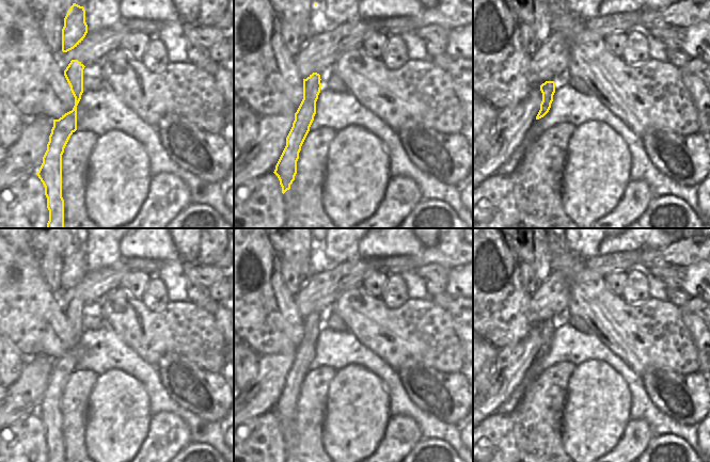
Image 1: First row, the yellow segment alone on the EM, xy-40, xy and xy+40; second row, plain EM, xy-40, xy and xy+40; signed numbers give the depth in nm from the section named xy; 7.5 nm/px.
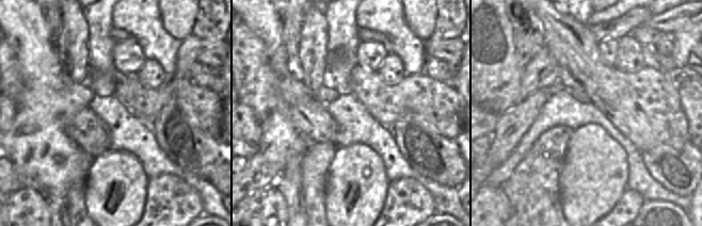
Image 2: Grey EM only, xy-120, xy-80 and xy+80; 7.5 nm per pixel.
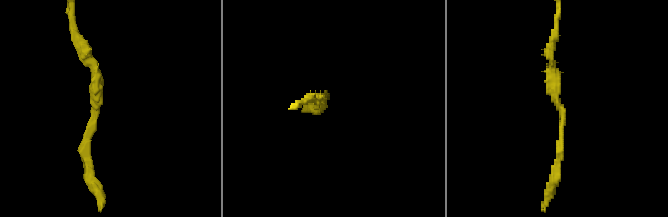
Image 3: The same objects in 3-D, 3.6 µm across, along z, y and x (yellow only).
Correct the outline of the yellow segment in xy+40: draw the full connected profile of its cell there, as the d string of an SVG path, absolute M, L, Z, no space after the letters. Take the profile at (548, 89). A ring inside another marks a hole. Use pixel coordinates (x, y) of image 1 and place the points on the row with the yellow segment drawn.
M546 81L540 85L540 91L542 93L542 101L540 103L540 110L536 116L536 120L543 117L549 112L553 101L553 95L555 93L555 82Z

